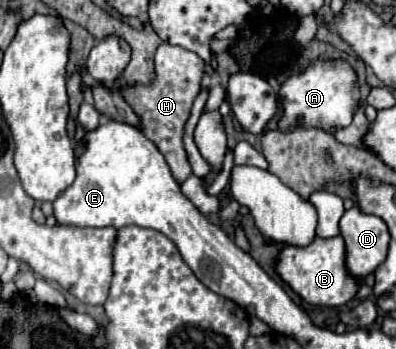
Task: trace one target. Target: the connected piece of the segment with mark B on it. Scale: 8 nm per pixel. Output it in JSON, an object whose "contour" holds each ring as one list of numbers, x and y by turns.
{"contour":[[342,236,334,238,314,238,312,244,304,248,284,246,278,252,274,262,278,276,308,304,314,306,344,306,354,298,360,282,346,272,344,264,344,240]]}

